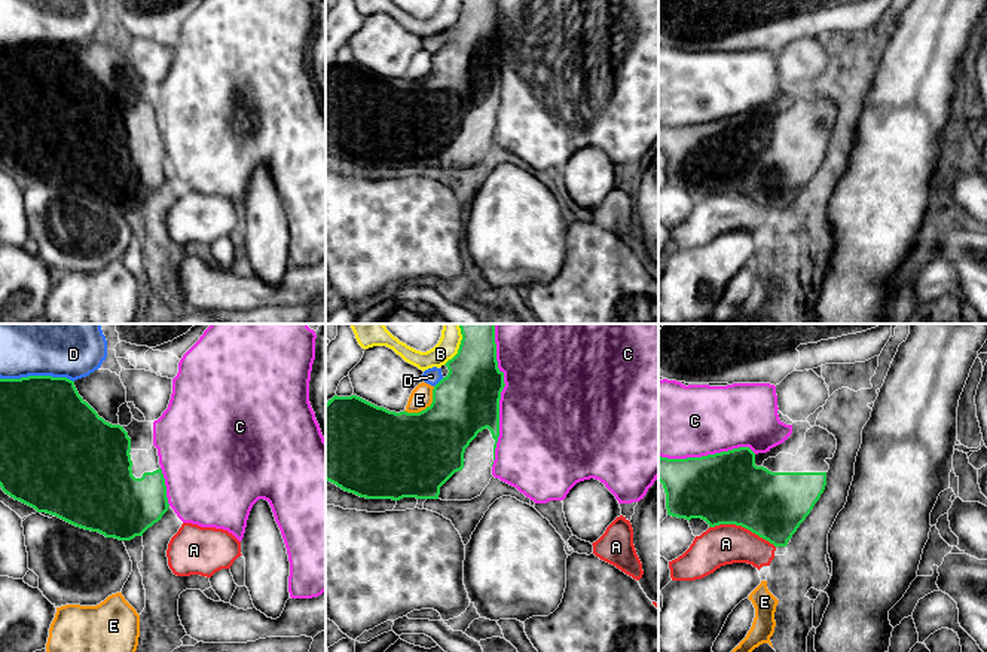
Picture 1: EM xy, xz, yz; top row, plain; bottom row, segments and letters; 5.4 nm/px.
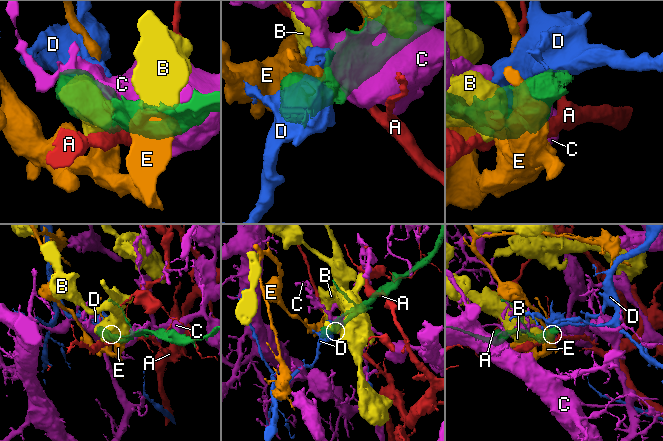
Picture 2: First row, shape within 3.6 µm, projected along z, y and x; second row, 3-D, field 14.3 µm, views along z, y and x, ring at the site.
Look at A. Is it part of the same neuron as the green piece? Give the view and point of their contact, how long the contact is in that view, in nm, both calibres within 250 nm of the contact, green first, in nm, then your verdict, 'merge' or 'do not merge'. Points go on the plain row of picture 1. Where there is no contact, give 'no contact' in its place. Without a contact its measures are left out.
yz (742, 193) | 380 nm | 400/220 nm | do not merge

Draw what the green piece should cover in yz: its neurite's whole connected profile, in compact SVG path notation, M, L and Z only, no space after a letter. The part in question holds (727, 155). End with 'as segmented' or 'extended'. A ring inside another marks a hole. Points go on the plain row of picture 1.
M813 94L795 123L779 120L761 134L755 132L755 120L749 114L687 126L658 123L658 149L666 160L667 183L688 189L702 186L709 195L742 193L774 214L786 214L823 160L829 137L825 128L832 126L835 117L835 104Z | extended

